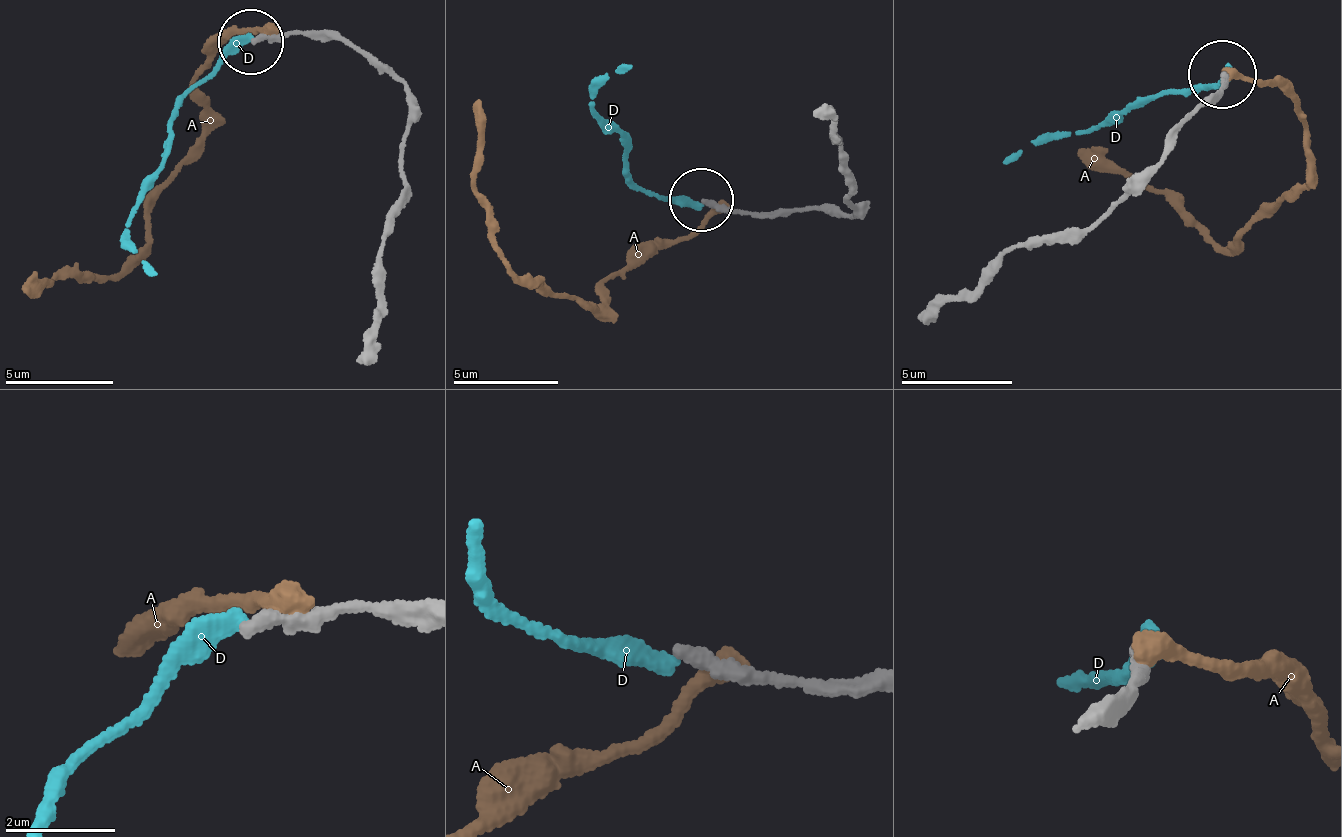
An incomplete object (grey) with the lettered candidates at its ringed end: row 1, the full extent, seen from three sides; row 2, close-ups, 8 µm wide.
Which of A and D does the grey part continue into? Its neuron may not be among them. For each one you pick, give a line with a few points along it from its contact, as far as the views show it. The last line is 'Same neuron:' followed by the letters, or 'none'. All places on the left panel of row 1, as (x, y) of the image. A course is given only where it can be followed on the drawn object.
Same neuron: none

